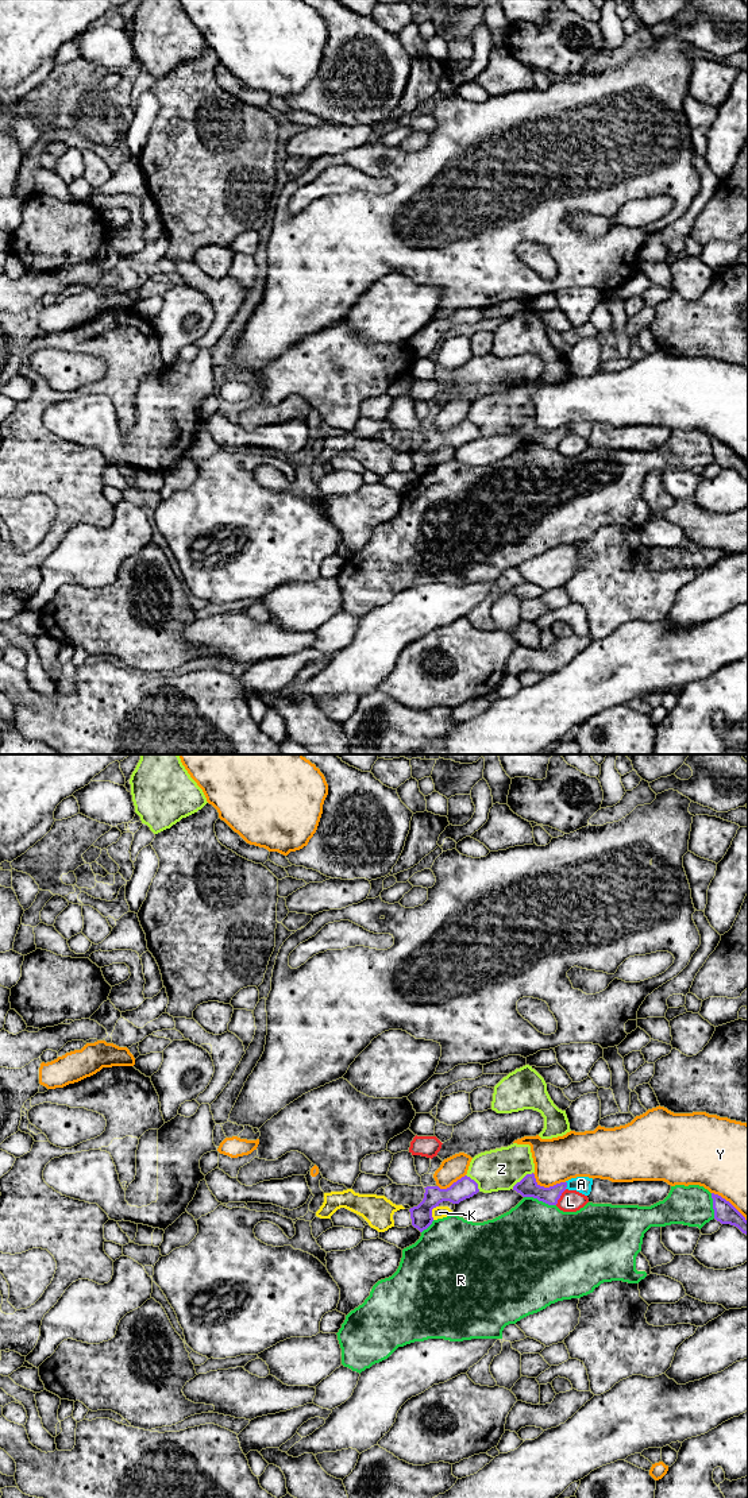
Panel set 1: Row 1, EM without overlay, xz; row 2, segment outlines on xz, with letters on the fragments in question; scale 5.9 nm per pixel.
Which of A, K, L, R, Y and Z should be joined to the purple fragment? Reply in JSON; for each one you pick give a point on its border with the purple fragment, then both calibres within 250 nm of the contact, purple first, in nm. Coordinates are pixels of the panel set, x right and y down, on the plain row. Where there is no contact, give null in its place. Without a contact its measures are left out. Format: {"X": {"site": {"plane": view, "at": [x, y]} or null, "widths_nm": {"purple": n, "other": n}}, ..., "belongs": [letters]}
{"belongs": []}

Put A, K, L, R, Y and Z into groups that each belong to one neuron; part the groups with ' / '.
A / K / L / R / Y / Z

